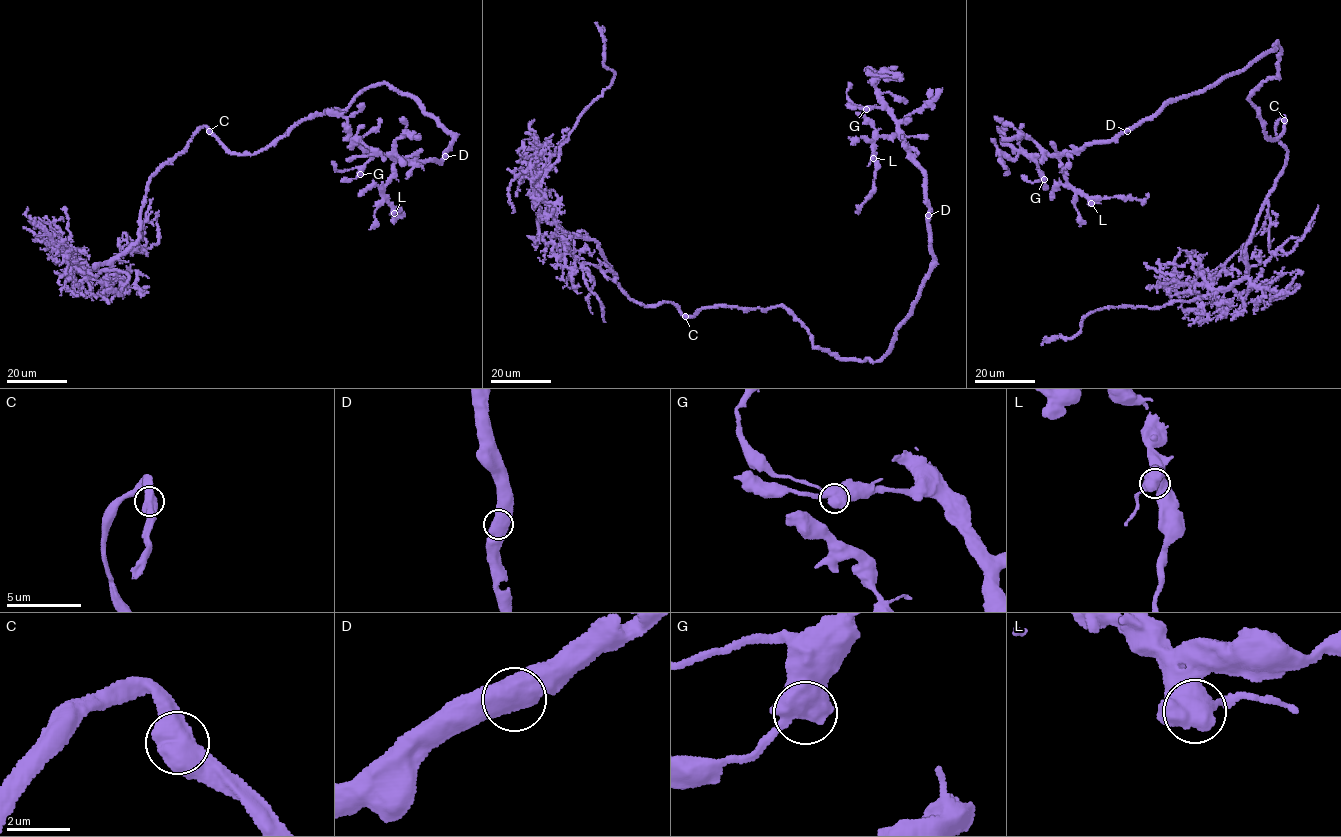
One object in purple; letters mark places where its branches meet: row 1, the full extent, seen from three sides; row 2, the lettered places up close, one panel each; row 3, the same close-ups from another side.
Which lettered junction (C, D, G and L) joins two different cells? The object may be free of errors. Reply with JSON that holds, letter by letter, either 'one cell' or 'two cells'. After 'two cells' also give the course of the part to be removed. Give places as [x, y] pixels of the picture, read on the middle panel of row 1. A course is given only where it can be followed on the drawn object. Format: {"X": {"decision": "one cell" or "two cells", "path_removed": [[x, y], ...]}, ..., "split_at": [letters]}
{"C": {"decision": "one cell"}, "D": {"decision": "one cell"}, "G": {"decision": "one cell"}, "L": {"decision": "one cell"}, "split_at": []}

